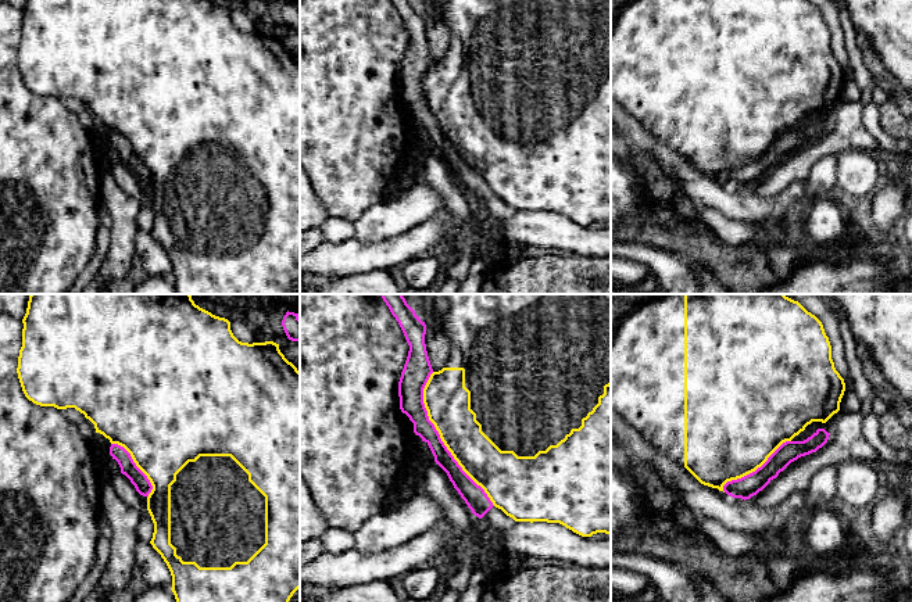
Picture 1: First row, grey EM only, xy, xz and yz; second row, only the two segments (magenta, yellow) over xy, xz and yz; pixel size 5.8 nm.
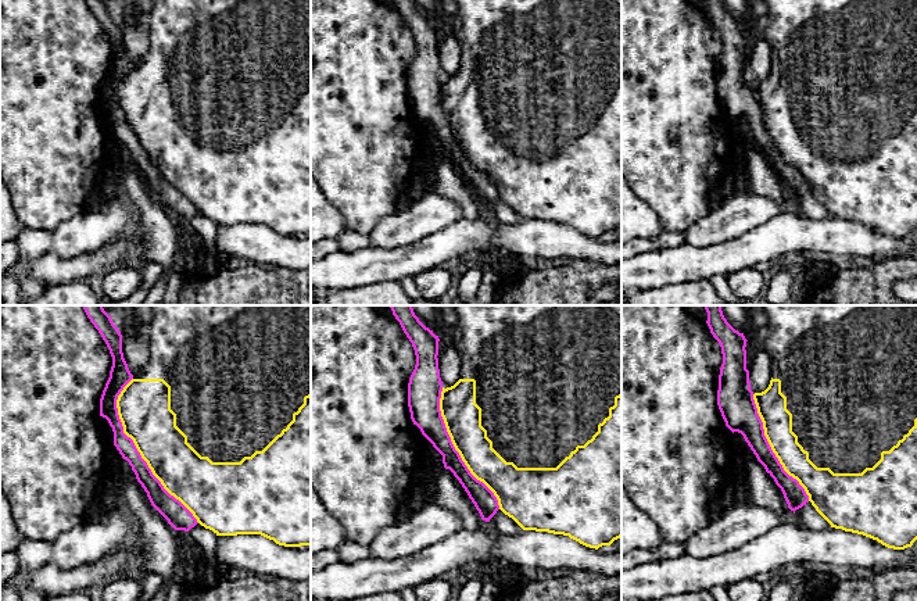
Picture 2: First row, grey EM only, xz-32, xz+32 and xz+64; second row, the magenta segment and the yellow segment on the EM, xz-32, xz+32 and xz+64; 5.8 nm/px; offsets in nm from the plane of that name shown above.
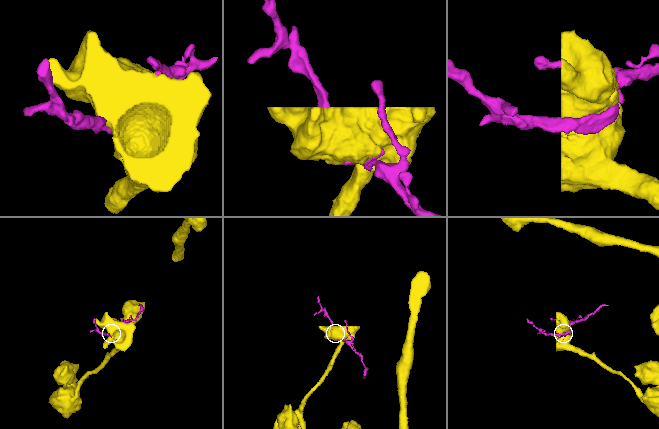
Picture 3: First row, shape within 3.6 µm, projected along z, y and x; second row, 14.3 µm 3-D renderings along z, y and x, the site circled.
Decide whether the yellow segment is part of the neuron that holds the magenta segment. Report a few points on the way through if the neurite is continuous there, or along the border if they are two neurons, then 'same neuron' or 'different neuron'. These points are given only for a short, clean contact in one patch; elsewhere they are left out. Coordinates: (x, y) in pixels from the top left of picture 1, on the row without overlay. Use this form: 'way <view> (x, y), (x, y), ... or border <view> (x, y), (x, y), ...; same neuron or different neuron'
different neuron

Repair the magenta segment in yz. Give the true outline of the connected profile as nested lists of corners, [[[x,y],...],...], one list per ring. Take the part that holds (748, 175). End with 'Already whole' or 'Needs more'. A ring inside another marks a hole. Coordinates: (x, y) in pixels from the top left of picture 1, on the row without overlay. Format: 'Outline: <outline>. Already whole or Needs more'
Outline: [[[818,118],[804,130],[783,132],[761,157],[741,168],[727,171],[723,175],[723,180],[733,187],[750,189],[762,180],[791,151],[822,137],[827,132],[829,125],[830,122],[825,118]]]. Already whole

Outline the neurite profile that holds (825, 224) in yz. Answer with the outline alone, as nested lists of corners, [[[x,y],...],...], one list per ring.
[[[836,196],[820,198],[811,207],[805,229],[818,243],[833,243],[851,233],[844,208]]]

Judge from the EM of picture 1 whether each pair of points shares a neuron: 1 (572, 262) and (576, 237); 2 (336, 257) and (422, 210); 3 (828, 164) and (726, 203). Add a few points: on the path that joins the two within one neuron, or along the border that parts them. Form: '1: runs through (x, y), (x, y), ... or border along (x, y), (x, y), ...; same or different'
1: border along (558, 250), (596, 257); different
2: border along (399, 235), (378, 240), (358, 240), (354, 237); different
3: border along (804, 182), (804, 201), (808, 212); different

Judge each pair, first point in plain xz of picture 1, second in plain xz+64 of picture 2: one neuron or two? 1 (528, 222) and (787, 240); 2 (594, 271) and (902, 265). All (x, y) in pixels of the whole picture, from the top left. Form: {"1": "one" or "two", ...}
{"1": "one", "2": "one"}

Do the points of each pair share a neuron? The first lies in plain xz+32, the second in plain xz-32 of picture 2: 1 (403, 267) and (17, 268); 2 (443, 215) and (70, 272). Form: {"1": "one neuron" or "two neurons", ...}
{"1": "one neuron", "2": "two neurons"}

